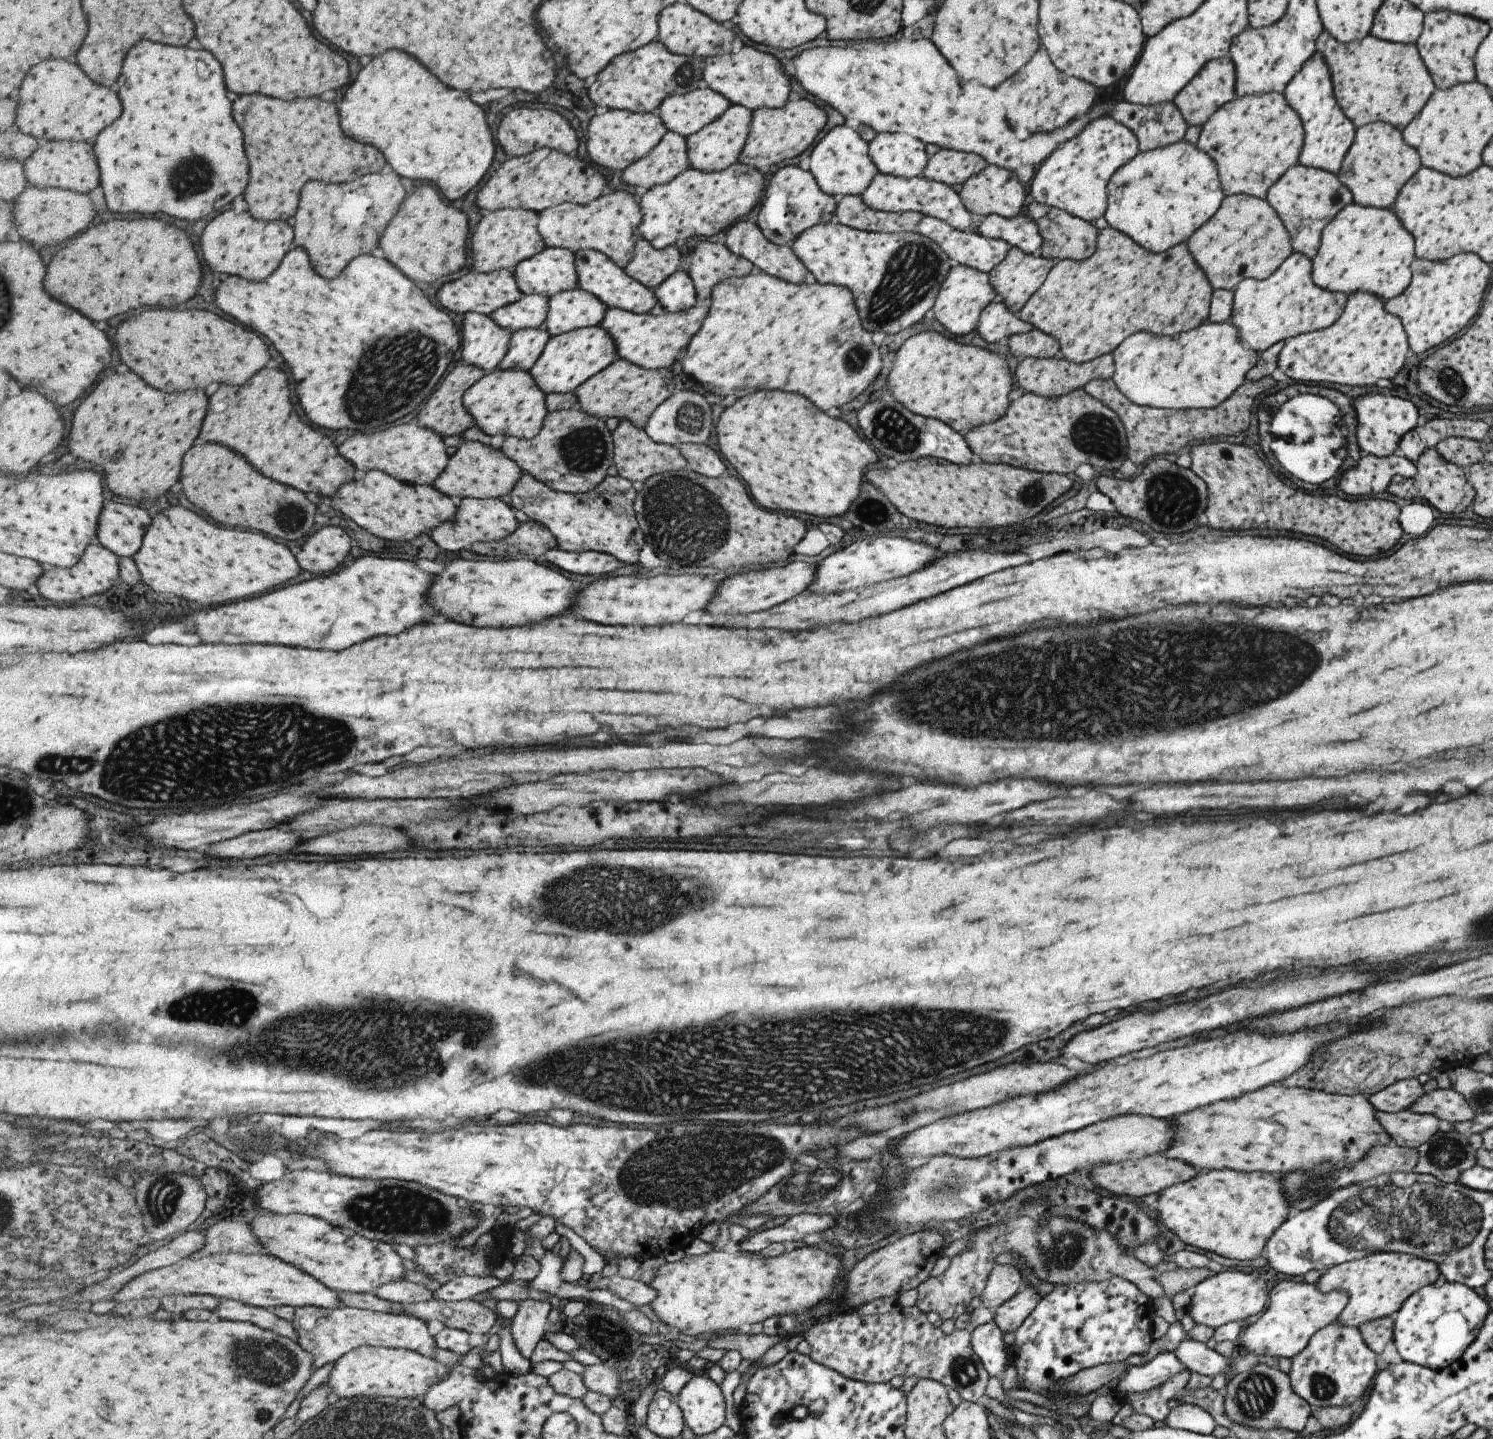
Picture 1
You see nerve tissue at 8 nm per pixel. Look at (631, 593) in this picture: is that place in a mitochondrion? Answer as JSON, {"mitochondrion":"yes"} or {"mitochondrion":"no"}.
{"mitochondrion":"no"}

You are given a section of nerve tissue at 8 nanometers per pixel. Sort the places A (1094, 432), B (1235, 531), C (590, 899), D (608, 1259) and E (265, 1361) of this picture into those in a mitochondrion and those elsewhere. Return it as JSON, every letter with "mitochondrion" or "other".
{"A":"mitochondrion","B":"other","C":"mitochondrion","D":"other","E":"mitochondrion"}

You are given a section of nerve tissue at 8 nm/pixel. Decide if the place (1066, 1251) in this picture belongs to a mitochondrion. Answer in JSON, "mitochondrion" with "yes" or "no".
{"mitochondrion":"yes"}

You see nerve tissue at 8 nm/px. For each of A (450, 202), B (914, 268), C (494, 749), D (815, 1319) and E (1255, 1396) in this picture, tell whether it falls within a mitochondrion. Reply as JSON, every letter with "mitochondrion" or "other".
{"A":"other","B":"mitochondrion","C":"other","D":"other","E":"mitochondrion"}

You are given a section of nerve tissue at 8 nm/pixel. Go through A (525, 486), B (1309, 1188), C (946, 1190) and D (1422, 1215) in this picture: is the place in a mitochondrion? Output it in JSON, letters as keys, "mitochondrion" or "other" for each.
{"A":"other","B":"mitochondrion","C":"mitochondrion","D":"mitochondrion"}

